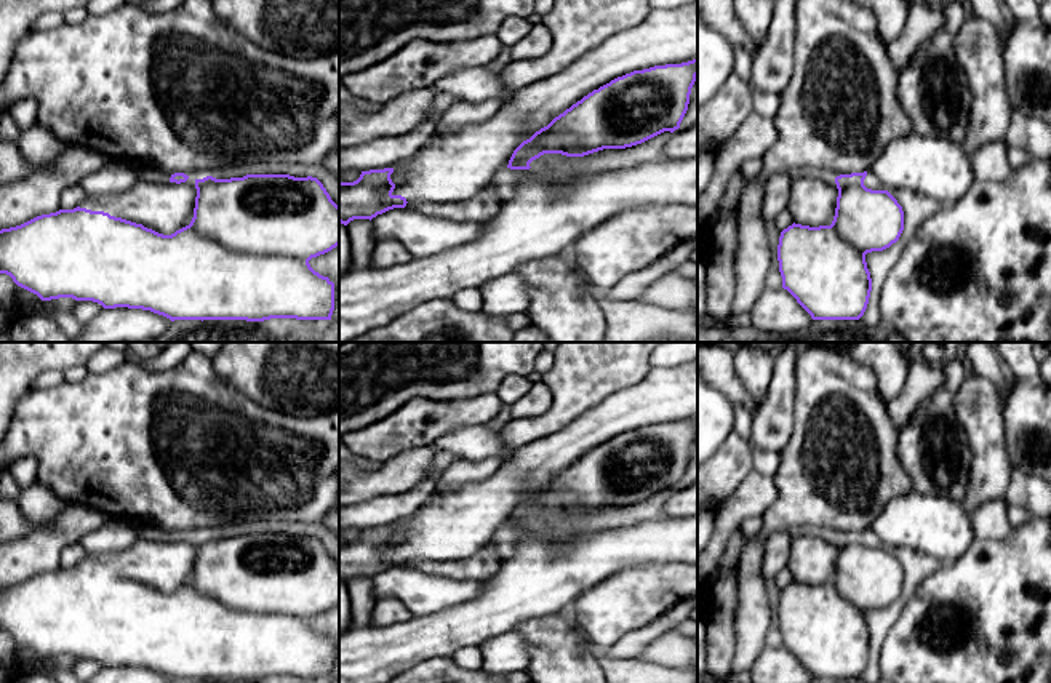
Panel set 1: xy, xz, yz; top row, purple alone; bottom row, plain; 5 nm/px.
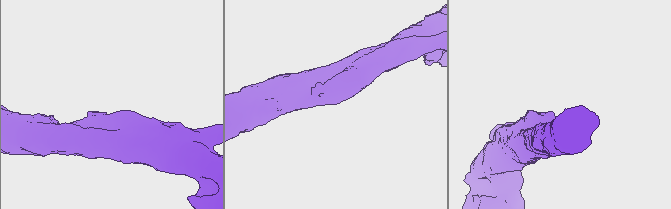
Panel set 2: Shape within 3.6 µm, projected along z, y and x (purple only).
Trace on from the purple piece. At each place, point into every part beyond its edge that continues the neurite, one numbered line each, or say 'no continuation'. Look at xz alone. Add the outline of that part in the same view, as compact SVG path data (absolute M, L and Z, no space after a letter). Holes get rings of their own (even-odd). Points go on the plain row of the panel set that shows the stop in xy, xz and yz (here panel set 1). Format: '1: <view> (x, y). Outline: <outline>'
1: xz (455, 525). Outline: M697 360L673 368L653 366L640 384L617 390L593 405L566 427L518 448L490 478L450 493L434 496L410 517L405 528L390 533L395 547L406 560L456 561L475 555L494 533L509 523L514 509L536 489L547 485L584 454L611 438L654 424L681 422L697 417Z

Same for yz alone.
1: yz (813, 555). Outline: M813 529L792 533L787 569L795 582L830 584L835 574L837 555L835 537Z

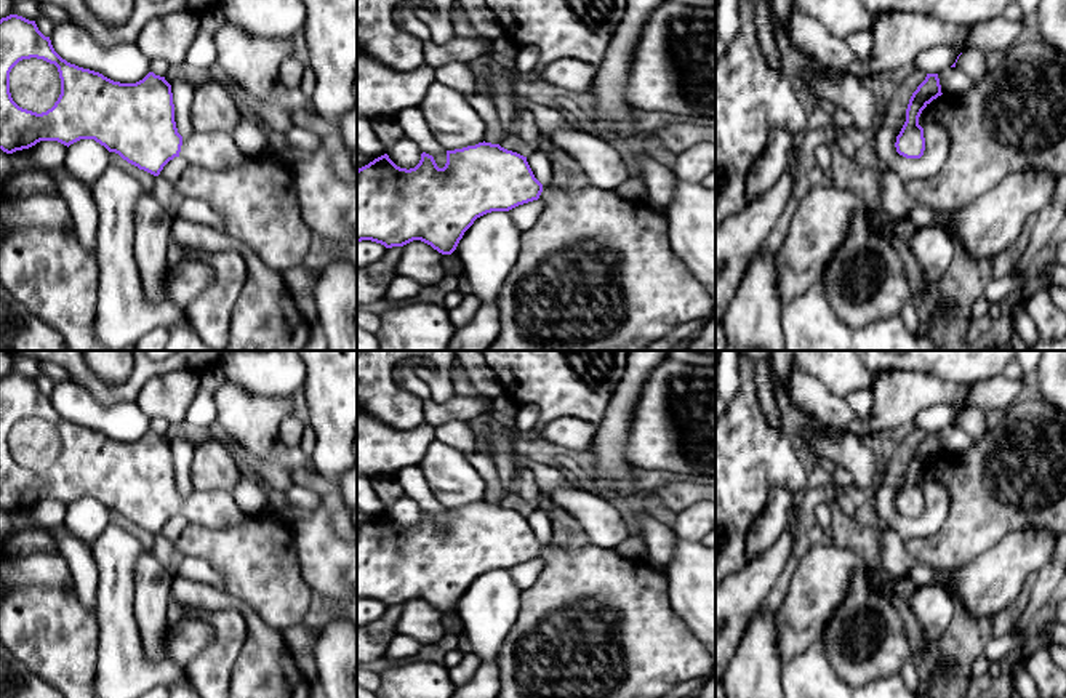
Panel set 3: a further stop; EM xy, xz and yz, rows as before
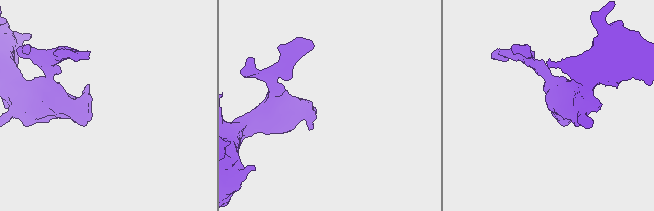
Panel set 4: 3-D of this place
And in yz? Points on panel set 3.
no continuation

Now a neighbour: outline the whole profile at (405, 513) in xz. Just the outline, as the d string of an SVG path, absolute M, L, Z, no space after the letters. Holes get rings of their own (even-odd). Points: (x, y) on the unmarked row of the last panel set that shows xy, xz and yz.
M403 495L391 507L387 507L386 512L397 525L410 528L419 522L423 511L415 499Z

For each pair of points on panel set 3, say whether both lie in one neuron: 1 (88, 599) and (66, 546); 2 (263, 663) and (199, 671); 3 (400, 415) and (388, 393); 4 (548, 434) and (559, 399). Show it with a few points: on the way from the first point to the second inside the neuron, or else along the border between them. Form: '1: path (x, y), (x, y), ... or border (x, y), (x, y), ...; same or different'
1: path (87, 586), (87, 577), (79, 559); same
2: border (247, 631), (244, 655), (236, 663), (229, 681); different
3: path (397, 410), (388, 397); same
4: border (591, 421), (559, 417), (551, 420), (538, 436); different

